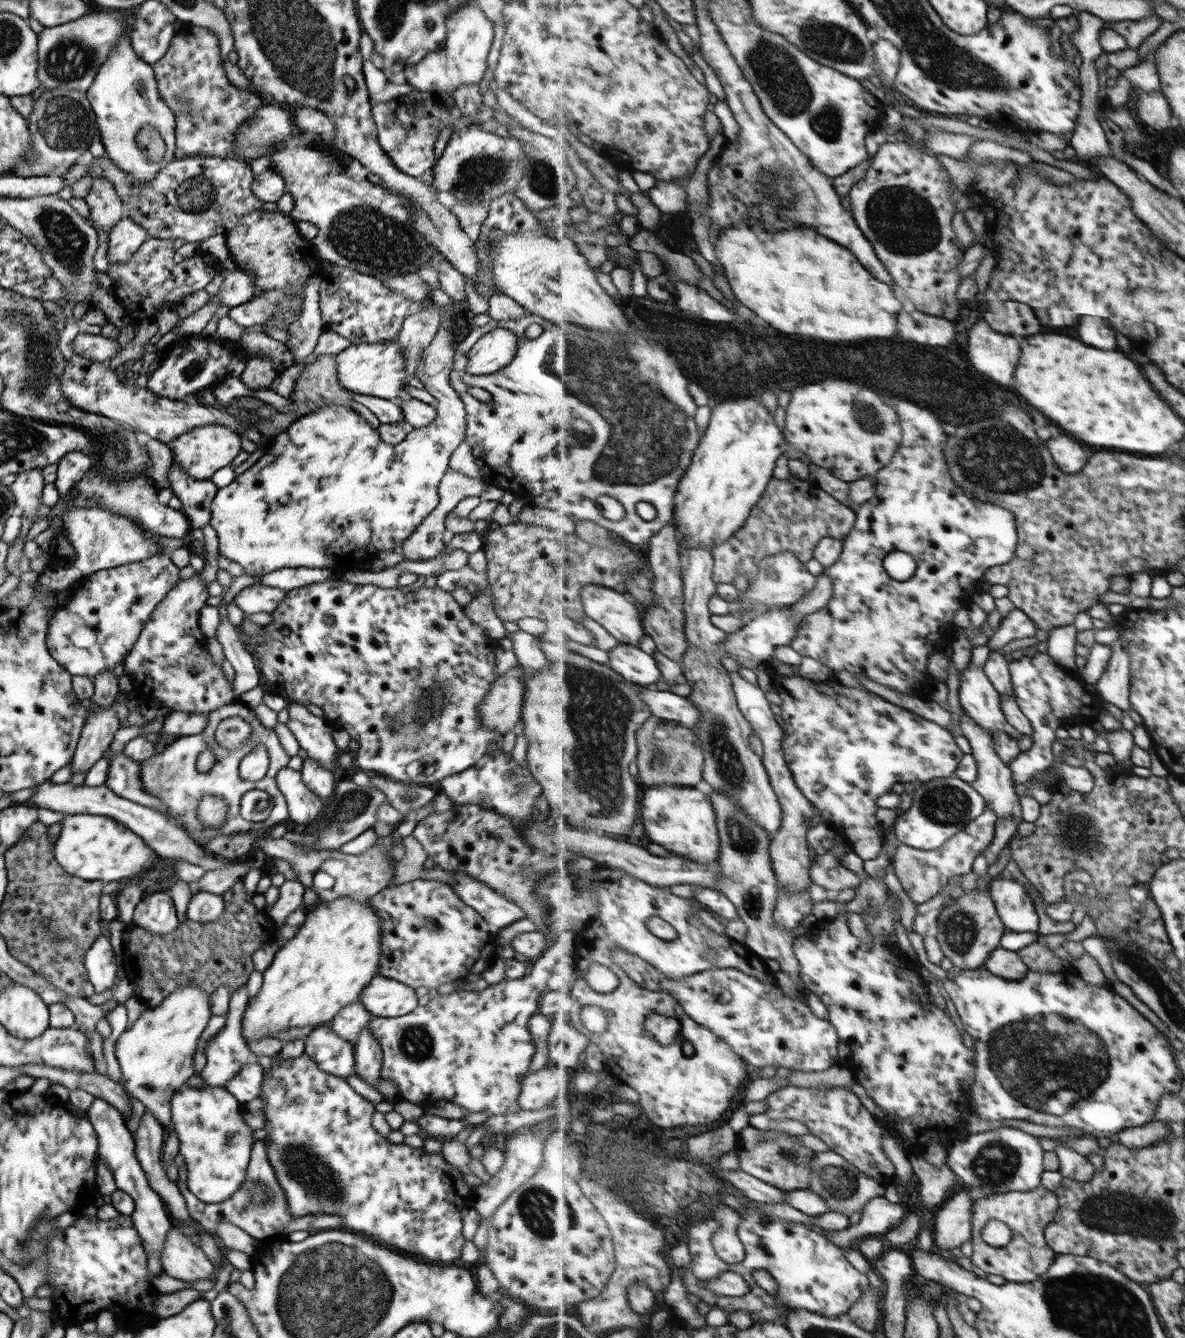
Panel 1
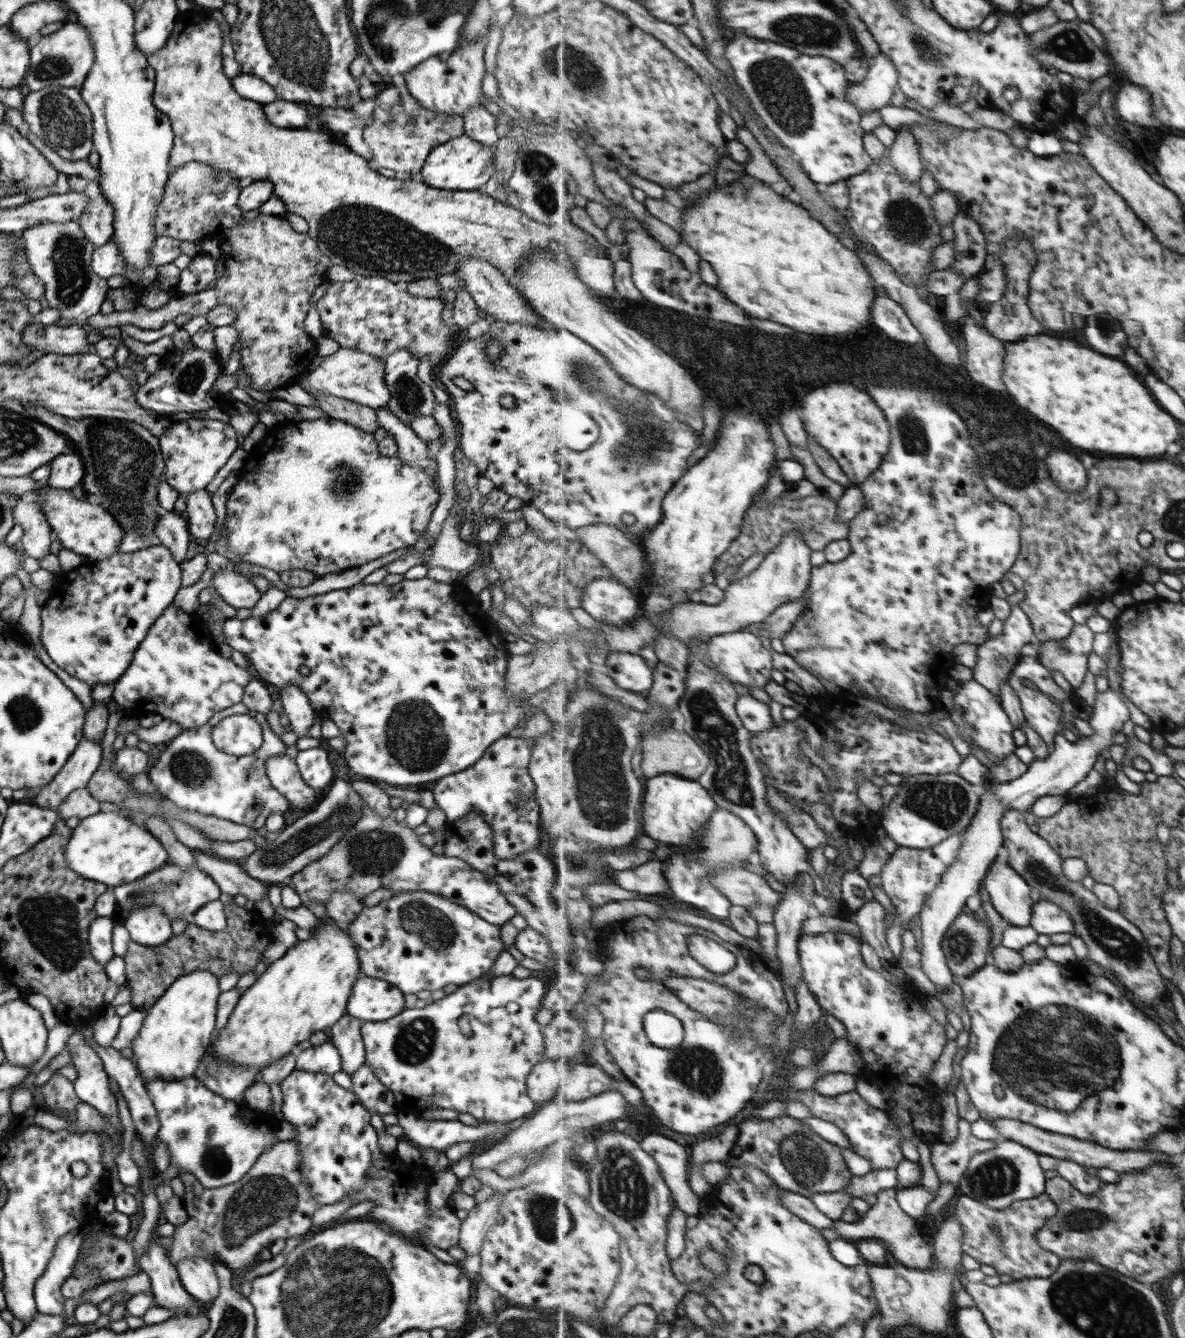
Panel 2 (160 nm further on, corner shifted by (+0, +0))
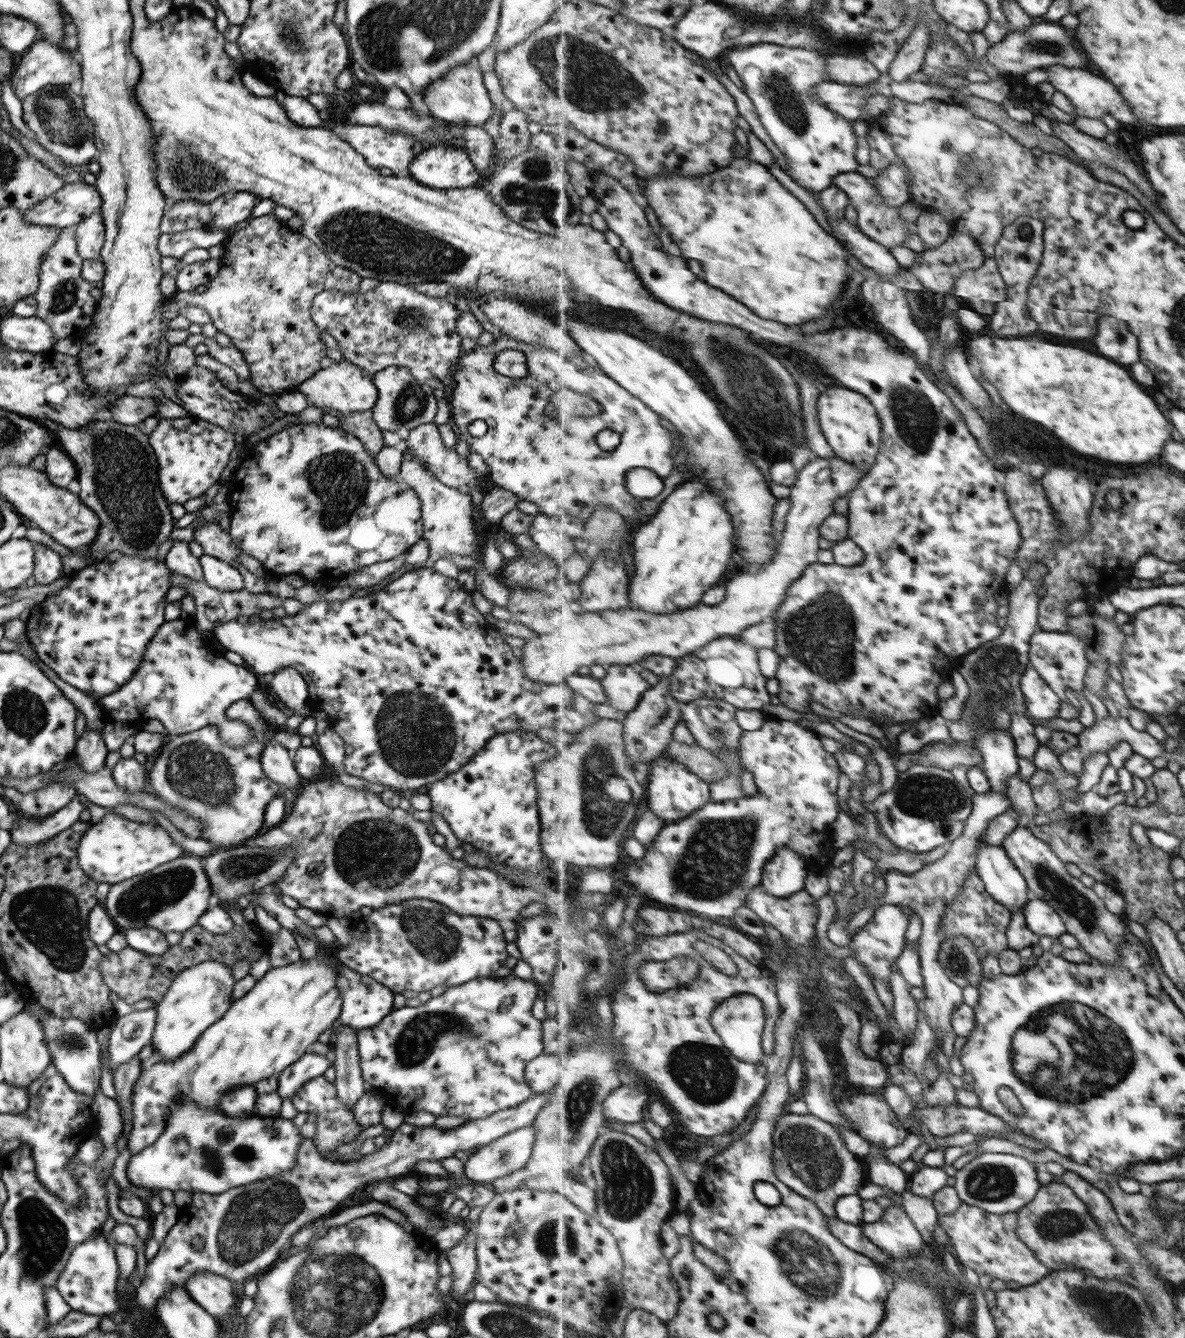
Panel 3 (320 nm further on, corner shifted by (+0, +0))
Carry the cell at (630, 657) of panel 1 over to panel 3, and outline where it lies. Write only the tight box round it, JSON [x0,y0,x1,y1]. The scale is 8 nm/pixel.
[601,665,651,714]

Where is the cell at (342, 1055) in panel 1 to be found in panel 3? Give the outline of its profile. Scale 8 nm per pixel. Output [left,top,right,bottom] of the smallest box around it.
[276,1051,332,1099]

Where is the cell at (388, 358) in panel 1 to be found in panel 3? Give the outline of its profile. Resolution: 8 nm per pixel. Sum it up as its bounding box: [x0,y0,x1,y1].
[295,359,377,414]

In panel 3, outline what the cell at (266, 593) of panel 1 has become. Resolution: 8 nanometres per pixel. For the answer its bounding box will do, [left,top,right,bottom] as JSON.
[198,555,243,591]

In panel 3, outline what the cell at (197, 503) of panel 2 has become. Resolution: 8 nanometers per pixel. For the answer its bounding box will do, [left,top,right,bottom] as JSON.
[193,522,237,566]

